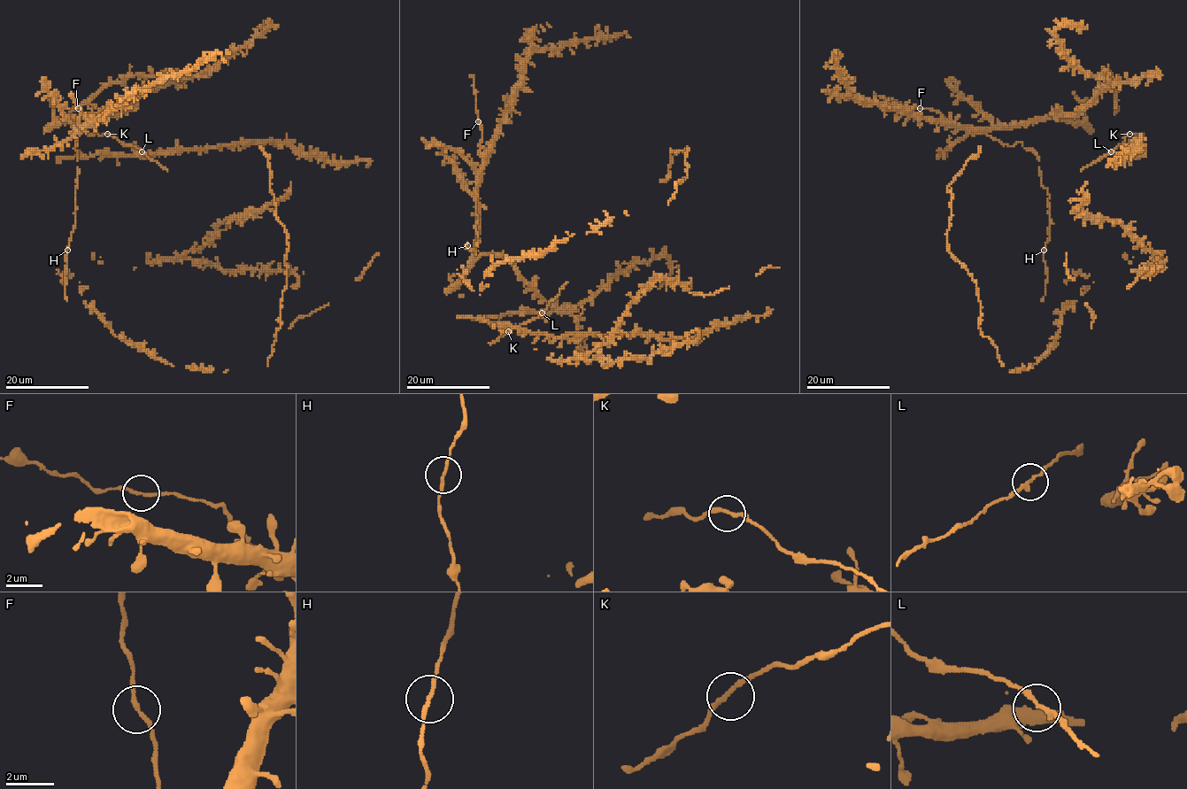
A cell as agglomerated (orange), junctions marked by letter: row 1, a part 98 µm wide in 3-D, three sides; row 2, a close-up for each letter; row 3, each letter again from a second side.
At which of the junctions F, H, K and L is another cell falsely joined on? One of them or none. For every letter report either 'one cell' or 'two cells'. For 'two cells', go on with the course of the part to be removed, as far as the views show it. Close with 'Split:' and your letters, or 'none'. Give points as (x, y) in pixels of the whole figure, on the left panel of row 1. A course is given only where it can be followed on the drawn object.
F: one cell
H: one cell
K: one cell
L: one cell
Split: none

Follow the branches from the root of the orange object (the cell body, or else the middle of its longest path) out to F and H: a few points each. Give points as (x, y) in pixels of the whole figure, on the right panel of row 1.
F: (1053, 119), (993, 125), (987, 127), (952, 127), (938, 111), (921, 108)
H: (1053, 119), (993, 125), (980, 132), (1004, 144), (1021, 143), (1038, 158), (1049, 194), (1044, 251)

